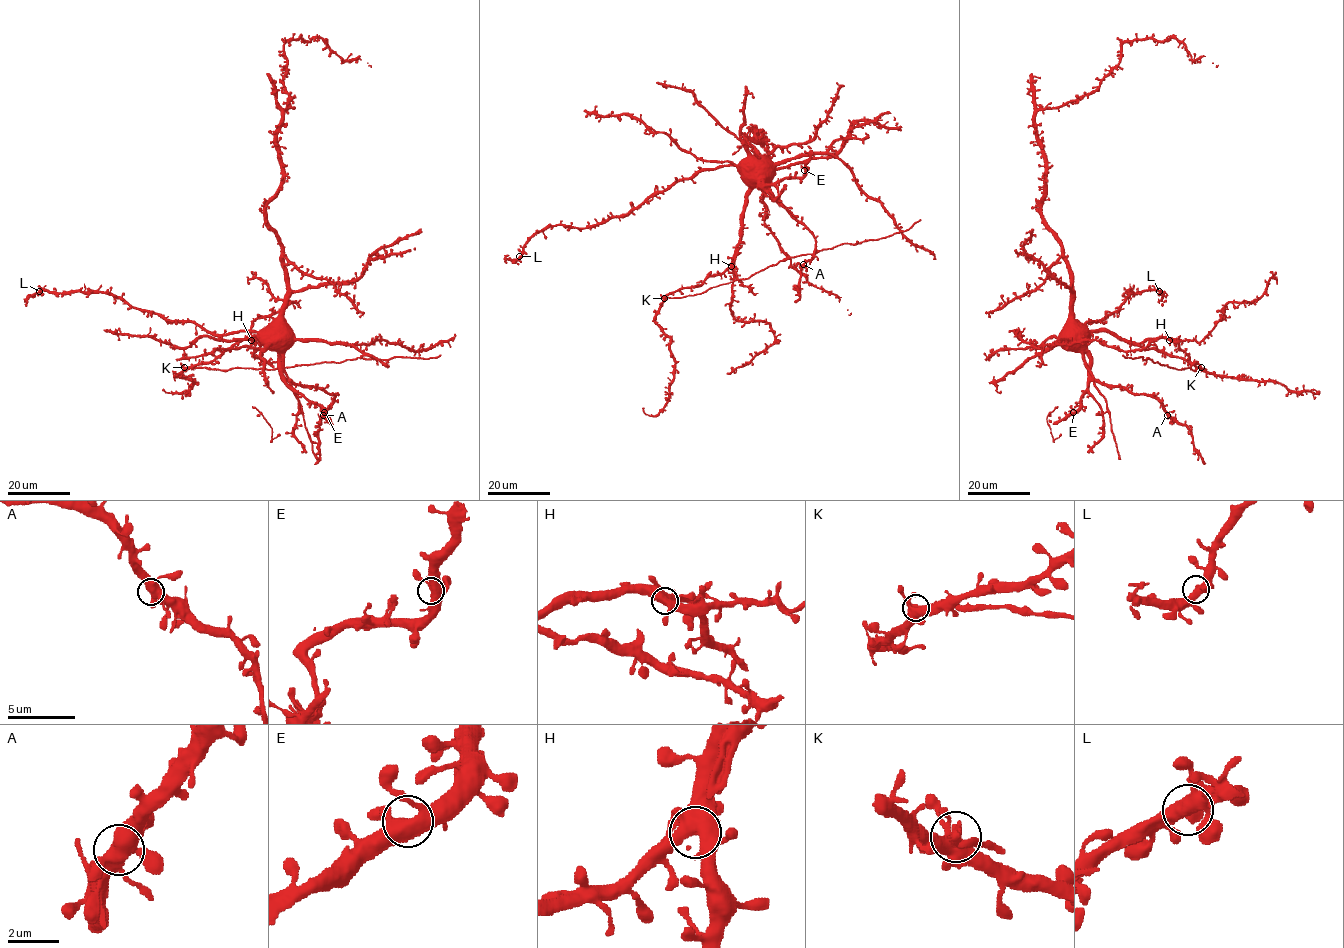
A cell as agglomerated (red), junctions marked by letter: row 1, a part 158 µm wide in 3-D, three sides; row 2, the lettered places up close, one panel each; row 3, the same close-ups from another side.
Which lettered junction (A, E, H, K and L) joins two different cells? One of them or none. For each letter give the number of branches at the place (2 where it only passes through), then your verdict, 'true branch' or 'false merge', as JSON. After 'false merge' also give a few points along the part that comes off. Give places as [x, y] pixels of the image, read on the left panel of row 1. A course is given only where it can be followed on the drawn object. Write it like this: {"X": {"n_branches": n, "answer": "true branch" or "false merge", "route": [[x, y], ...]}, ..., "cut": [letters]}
{"A": {"n_branches": 4, "answer": "true branch"}, "E": {"n_branches": 5, "answer": "true branch"}, "H": {"n_branches": 4, "answer": "true branch"}, "K": {"n_branches": 7, "answer": "false merge", "route": [[184, 368], [268, 369], [360, 357], [428, 358], [441, 354]]}, "L": {"n_branches": 4, "answer": "true branch"}, "cut": ["K"]}

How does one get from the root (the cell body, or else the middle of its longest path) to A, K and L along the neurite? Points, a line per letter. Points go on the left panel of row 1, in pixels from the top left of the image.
A: (283, 340), (286, 375), (296, 383), (321, 387), (335, 395), (334, 401), (323, 415)
K: (283, 340), (285, 348), (274, 350), (267, 331), (260, 343), (255, 338), (236, 341), (213, 360), (184, 368)
L: (283, 340), (265, 340), (257, 333), (245, 331), (212, 334), (191, 322), (167, 321), (101, 292), (39, 291)

